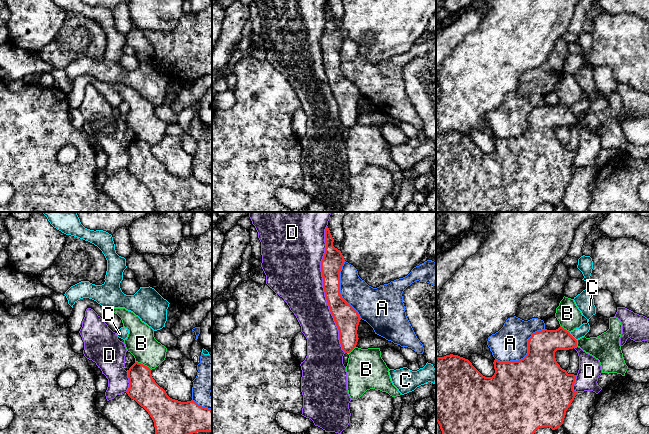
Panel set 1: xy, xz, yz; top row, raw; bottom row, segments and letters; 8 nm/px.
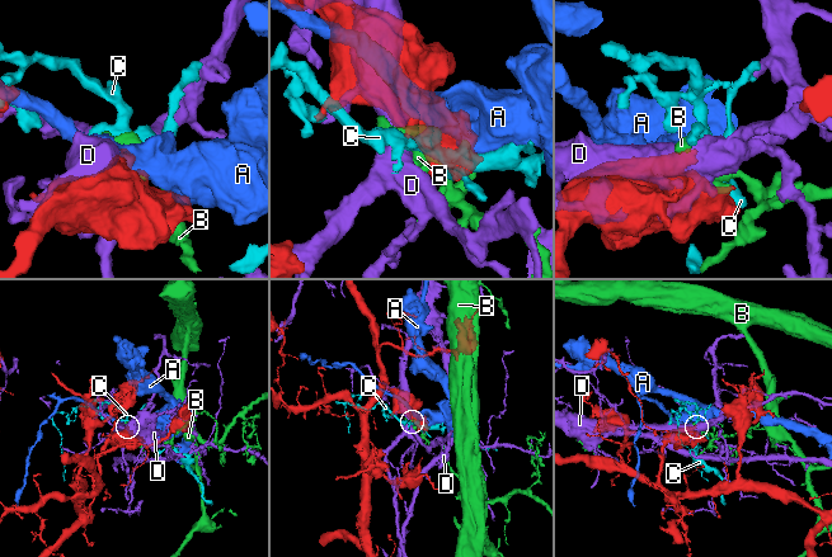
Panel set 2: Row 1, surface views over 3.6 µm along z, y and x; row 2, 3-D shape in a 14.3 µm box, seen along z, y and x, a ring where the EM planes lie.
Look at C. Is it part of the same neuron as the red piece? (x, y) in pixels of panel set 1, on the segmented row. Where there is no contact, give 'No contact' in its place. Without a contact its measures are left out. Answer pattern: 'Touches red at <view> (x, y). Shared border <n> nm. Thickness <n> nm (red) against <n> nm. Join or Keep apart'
Touches red at yz (572, 336). Shared border 90 nm. Thickness 220 nm (red) against 120 nm. Keep apart

